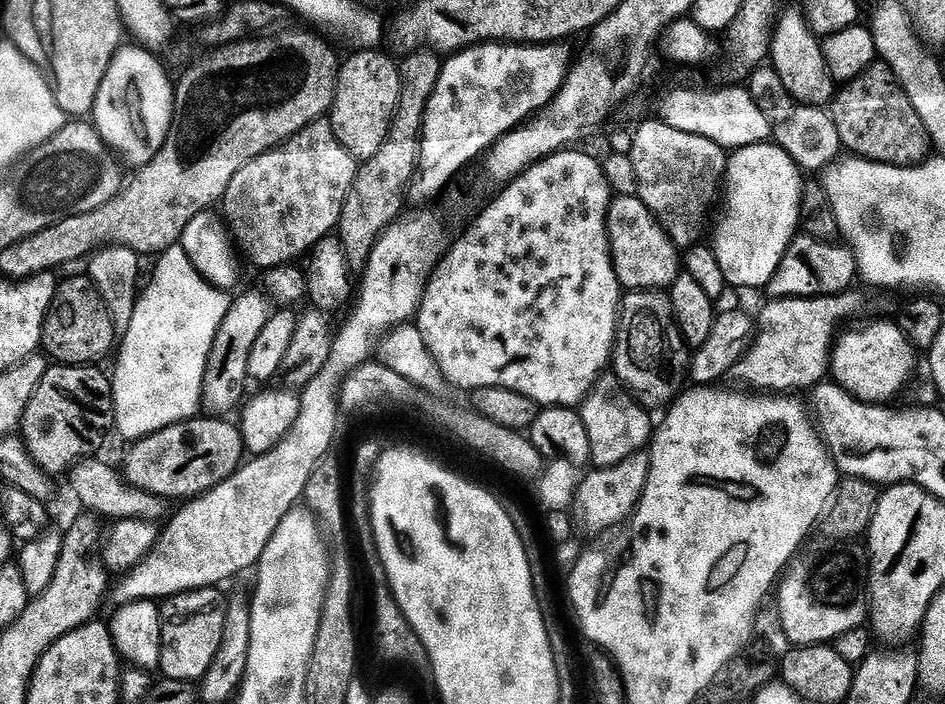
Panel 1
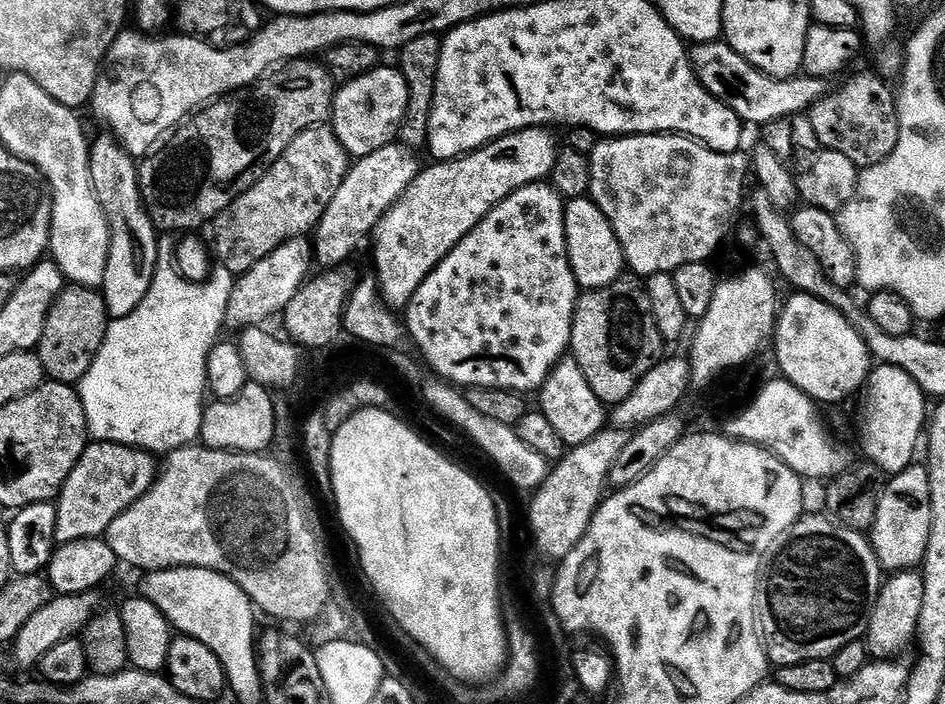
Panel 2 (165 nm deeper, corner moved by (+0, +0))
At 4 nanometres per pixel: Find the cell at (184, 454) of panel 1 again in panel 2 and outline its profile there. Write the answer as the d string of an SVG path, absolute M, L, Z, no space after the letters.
M89 443L84 449L82 458L74 466L74 470L68 475L63 490L57 497L56 513L56 538L59 543L103 537L109 526L128 509L138 498L142 498L152 488L152 484L158 475L156 468L157 457L143 448L128 447L114 443Z

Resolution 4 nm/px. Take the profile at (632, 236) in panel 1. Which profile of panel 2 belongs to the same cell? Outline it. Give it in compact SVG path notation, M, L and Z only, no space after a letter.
M572 198L567 201L564 229L568 238L568 260L572 263L581 289L608 288L623 277L620 276L626 272L623 246L612 222L591 198Z

